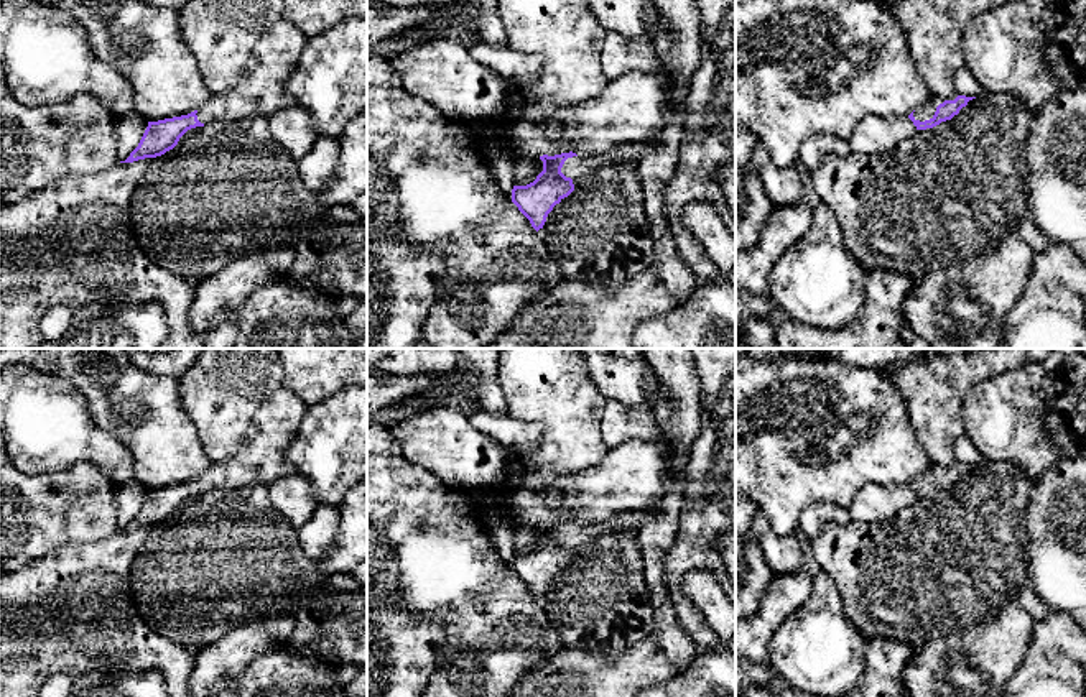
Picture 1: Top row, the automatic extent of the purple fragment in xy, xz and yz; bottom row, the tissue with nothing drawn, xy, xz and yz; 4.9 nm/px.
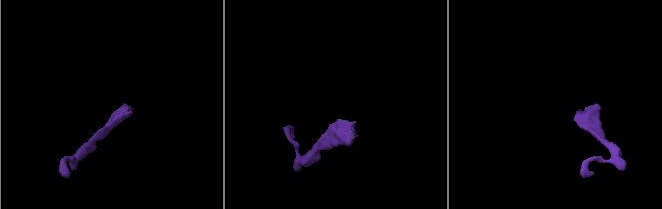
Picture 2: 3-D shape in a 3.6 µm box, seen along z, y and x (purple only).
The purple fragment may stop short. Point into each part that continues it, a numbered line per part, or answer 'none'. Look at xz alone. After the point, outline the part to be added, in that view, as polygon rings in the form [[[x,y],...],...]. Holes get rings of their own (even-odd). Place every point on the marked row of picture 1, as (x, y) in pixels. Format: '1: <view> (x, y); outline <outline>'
1: xz (578, 166); outline [[[647,140],[622,143],[612,146],[609,151],[604,153],[589,153],[568,158],[561,168],[561,173],[573,181],[579,181],[601,166],[622,161],[632,161],[637,164],[638,159],[643,158],[648,151],[652,151],[652,145]]]

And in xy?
1: xy (260, 92); outline [[[281,18],[253,46],[239,84],[225,94],[212,95],[197,110],[197,120],[204,125],[214,120],[268,120],[276,112],[293,107],[286,81],[308,39],[295,23]]]

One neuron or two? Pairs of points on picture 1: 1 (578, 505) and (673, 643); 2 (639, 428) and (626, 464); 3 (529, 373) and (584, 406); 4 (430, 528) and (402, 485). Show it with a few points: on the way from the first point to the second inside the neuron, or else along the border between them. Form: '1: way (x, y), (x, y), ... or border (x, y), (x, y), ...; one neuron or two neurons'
1: way (632, 497), (667, 512), (657, 589); one neuron
2: border (654, 406), (655, 438), (626, 439), (609, 449); two neurons
3: way (542, 383), (550, 385), (571, 406); one neuron
4: way (420, 518), (402, 500), (402, 495); one neuron

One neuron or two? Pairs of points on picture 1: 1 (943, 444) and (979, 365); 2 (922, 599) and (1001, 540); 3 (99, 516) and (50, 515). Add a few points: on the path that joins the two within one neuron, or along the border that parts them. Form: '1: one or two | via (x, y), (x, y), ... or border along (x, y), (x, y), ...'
1: one | via (943, 424), (943, 400), (960, 383)
2: one | via (942, 579), (981, 544)
3: one | via (88, 515), (61, 515)

